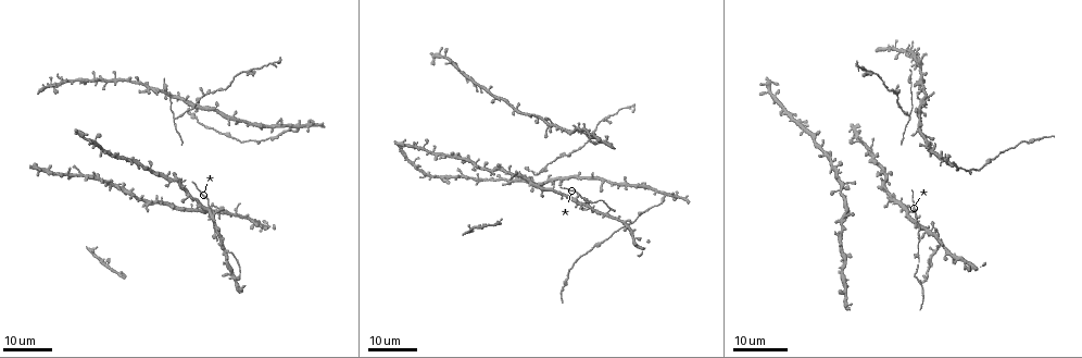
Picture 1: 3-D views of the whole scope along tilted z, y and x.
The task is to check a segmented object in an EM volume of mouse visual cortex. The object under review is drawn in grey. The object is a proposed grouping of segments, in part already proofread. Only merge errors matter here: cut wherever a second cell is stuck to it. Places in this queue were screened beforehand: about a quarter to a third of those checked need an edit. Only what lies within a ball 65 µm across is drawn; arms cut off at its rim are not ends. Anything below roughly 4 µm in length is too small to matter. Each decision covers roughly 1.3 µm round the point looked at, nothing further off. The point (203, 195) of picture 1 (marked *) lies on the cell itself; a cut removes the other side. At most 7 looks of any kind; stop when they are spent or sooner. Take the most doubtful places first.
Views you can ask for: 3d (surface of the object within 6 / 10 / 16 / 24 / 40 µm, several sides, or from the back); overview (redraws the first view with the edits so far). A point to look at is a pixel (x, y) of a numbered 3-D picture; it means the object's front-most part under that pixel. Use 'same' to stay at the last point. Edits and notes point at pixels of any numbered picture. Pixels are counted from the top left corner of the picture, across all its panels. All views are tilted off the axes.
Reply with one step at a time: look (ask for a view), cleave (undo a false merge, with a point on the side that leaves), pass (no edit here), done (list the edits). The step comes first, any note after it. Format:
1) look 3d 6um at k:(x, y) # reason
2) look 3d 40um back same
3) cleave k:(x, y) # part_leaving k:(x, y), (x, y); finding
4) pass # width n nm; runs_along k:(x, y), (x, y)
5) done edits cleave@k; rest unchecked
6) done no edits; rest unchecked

look 3d 16um at 1:(175, 118) # three-way junction

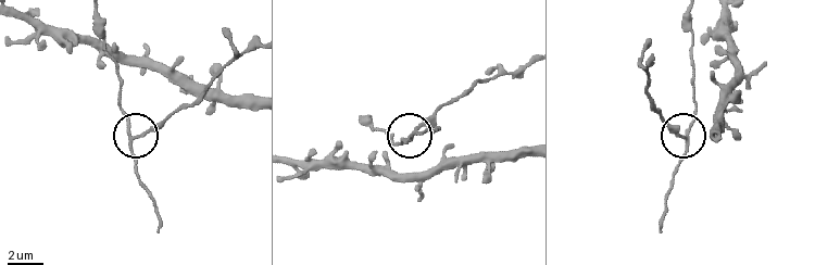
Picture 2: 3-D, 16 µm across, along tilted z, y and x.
look 3d 10um at 2:(682, 136)

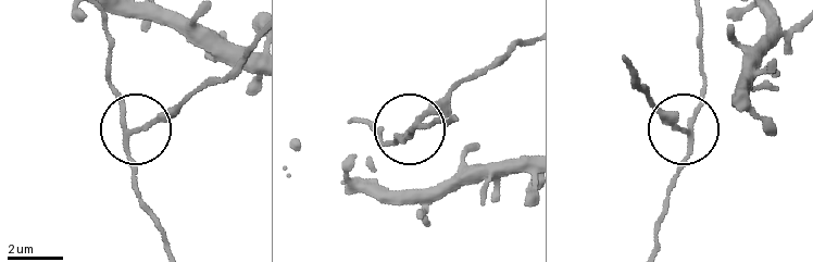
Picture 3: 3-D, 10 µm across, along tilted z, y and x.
cleave 3:(158, 116) # side_arm 33 um; part_leaving 3:(128, 136), (213, 82), (250, 45); two cells meet here

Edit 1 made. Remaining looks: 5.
look 3d 24um at 1:(917, 223) # arms part here

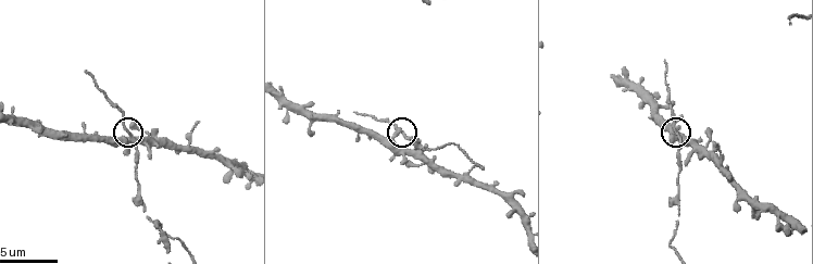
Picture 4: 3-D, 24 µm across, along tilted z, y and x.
look 3d 10um at 4:(404, 134)

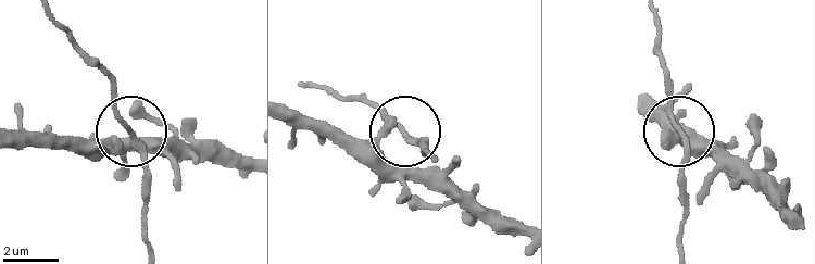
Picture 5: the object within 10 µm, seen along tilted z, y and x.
look 3d 10um back at 5:(129, 131) # other side

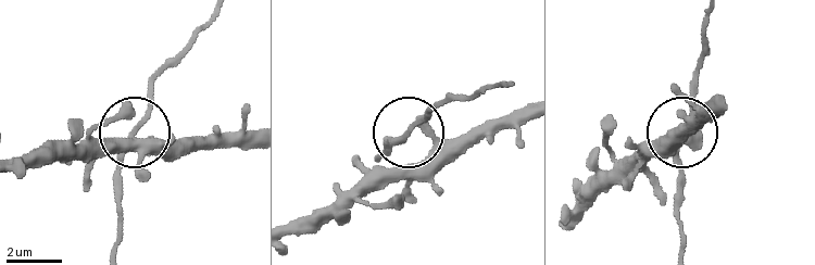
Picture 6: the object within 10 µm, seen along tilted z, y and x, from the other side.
pass # width 210 nm; one cell here

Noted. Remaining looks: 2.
look 3d 24um at 1:(663, 198) # three arms meet

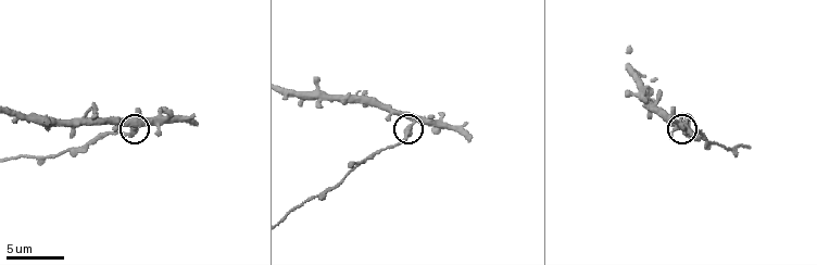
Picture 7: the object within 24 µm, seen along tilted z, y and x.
look 3d 10um at 7:(409, 127)

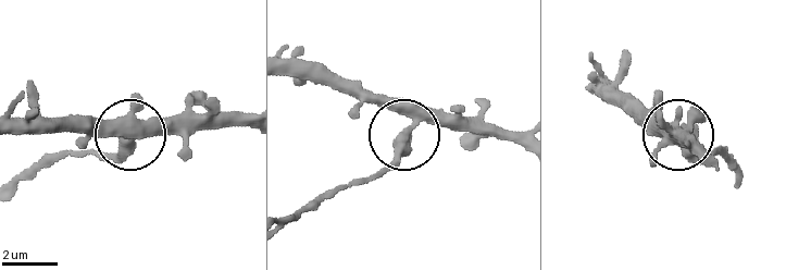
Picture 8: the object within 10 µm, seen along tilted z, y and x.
cleave 8:(107, 160) # side_arm 6 um; arms 3; two cells meet here

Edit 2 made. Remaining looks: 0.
done edits cleave@3, cleave@8; rest unchecked

